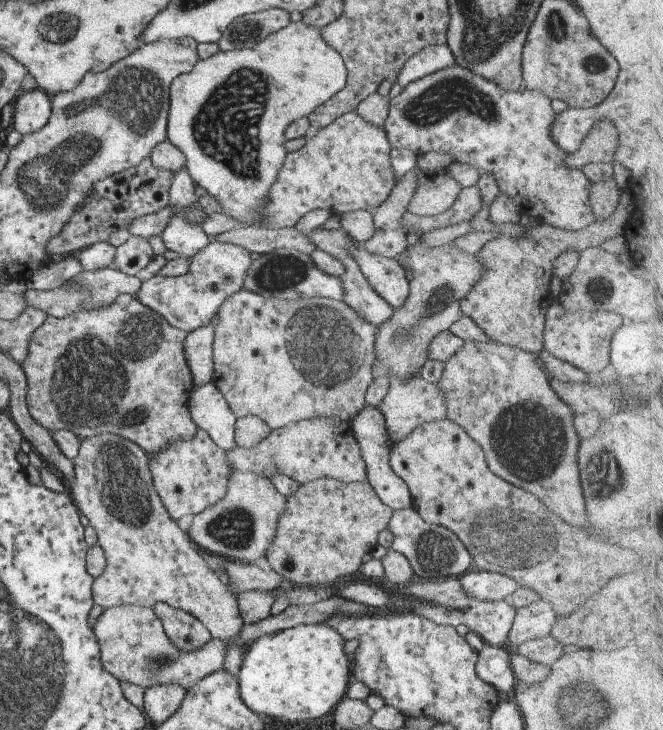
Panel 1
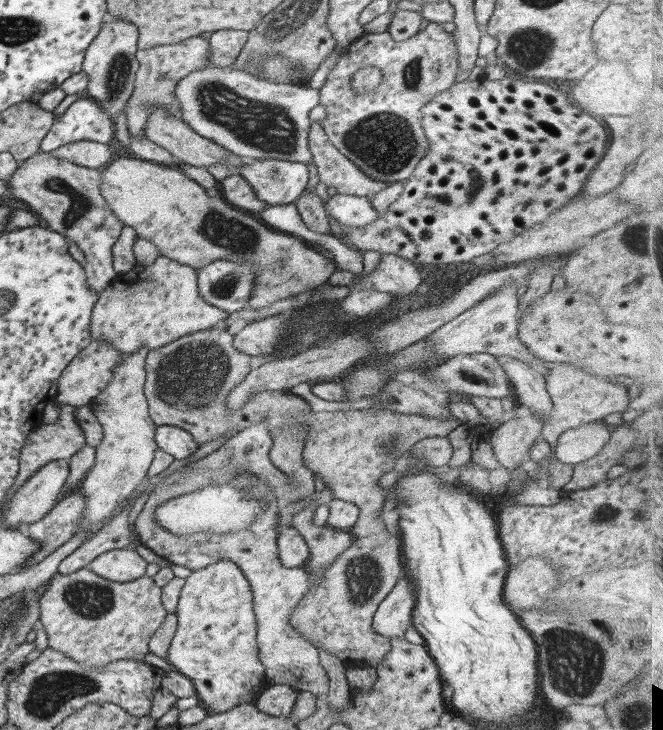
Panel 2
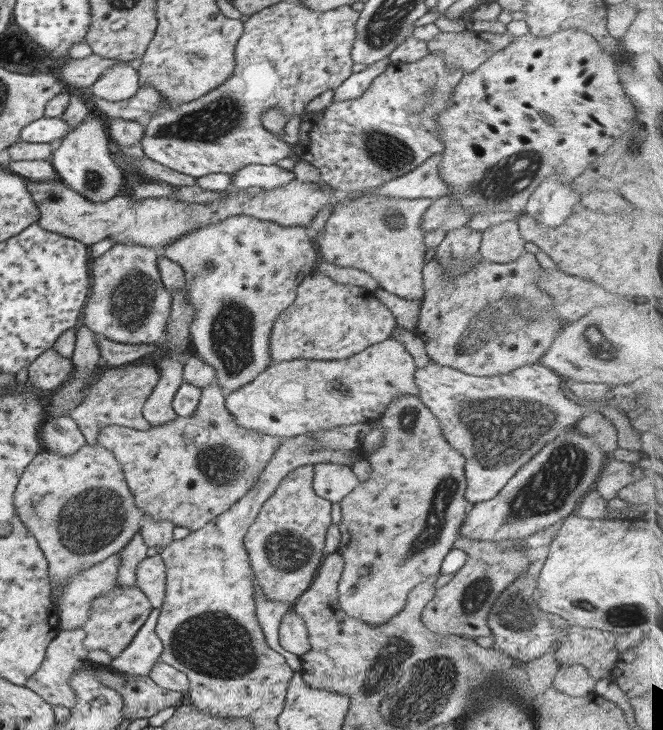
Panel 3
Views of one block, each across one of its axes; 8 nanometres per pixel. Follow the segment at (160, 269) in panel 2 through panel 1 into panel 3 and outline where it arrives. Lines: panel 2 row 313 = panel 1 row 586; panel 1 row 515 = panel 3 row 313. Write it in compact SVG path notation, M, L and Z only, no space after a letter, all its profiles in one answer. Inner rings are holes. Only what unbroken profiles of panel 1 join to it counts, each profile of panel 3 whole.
M113 244L107 252L103 252L101 256L89 261L89 278L90 290L88 291L87 301L84 304L83 310L83 327L87 327L96 336L101 336L104 339L111 340L115 343L125 345L141 345L152 344L162 339L165 332L166 321L170 310L170 292L167 291L160 282L159 270L157 270L157 257L159 257L159 250L154 247L139 246L139 244Z

